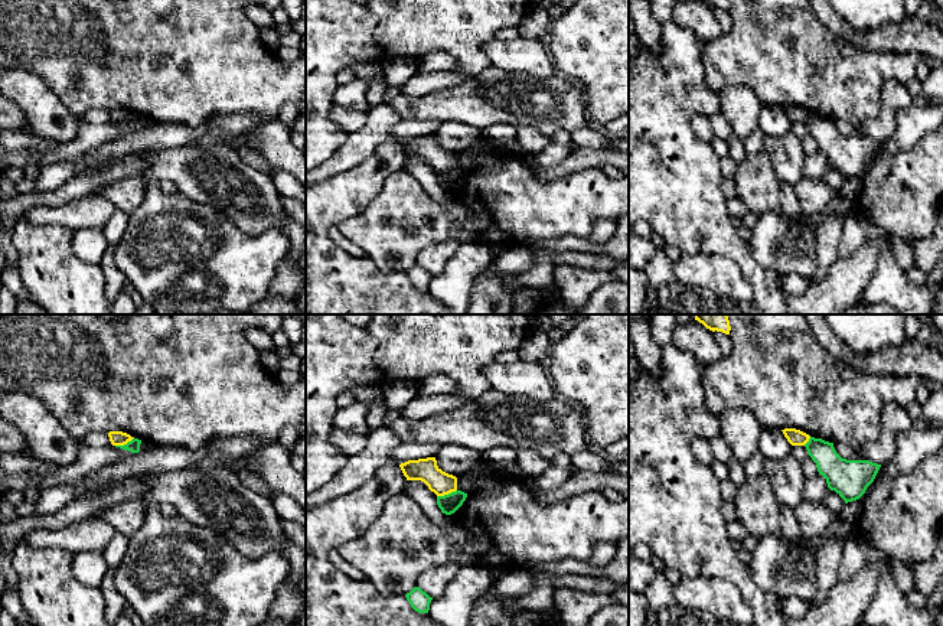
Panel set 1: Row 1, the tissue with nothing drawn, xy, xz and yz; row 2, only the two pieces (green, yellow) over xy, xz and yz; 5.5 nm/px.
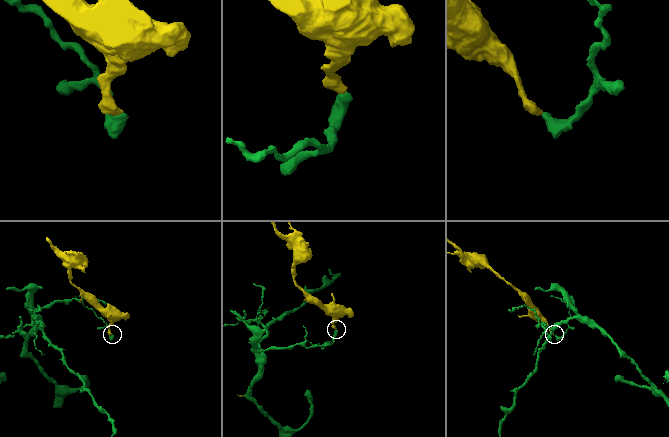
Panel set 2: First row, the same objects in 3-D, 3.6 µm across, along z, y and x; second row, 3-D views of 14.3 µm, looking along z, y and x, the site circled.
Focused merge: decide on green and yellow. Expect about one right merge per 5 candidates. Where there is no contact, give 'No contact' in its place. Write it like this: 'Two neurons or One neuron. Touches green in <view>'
Two neurons. Touches green in xz

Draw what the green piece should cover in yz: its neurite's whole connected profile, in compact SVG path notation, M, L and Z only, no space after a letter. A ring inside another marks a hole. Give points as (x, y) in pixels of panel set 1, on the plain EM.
M810 114L805 124L816 140L819 151L826 156L828 164L835 167L845 180L859 176L881 144L869 137L842 136L833 120L822 115Z

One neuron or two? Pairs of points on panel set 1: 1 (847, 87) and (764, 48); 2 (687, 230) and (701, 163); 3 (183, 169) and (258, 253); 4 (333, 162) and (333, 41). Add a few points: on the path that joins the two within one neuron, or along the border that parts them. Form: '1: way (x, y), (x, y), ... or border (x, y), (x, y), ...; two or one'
1: way (826, 77), (785, 54); one
2: way (687, 214), (687, 179); one
3: border (192, 201), (211, 205), (251, 234); two
4: border (346, 133), (341, 146), (320, 166); two

